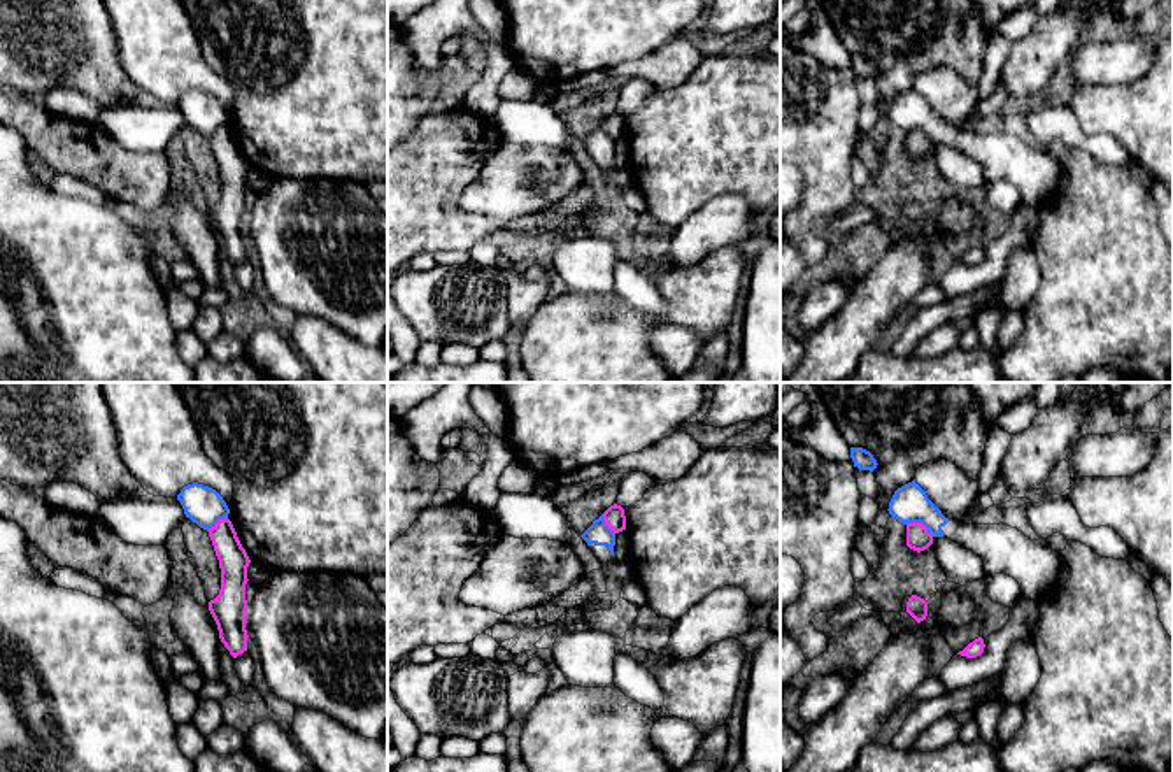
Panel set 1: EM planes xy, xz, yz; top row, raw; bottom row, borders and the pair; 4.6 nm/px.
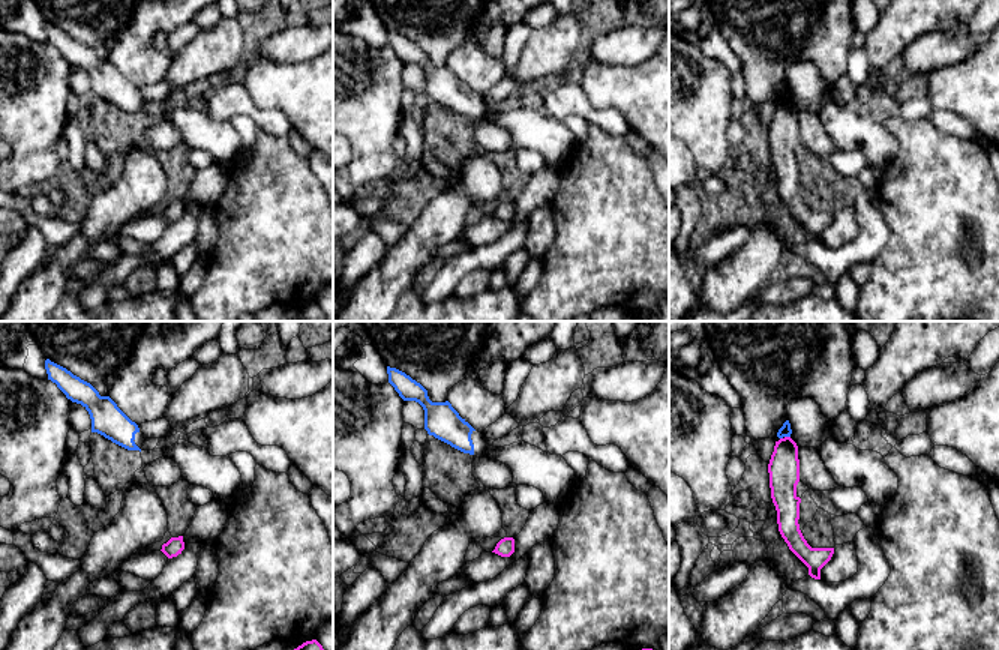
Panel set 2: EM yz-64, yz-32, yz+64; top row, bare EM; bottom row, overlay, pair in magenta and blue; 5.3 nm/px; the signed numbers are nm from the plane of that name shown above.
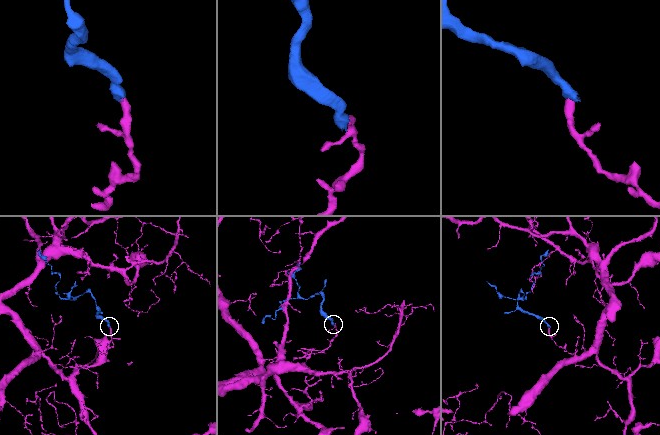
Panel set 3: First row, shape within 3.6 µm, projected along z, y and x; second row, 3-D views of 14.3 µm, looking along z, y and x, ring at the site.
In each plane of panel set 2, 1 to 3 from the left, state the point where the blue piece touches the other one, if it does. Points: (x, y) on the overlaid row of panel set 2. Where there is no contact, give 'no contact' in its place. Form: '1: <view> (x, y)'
1: no contact
2: no contact
3: yz+64 (788, 437)

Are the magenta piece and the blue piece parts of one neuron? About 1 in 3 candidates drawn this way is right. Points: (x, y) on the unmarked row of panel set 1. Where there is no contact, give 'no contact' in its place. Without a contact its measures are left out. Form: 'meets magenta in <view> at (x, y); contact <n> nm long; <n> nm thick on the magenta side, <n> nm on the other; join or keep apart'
meets magenta in yz at (921, 130); contact 140 nm long; 110 nm thick on the magenta side, 170 nm on the other; keep apart

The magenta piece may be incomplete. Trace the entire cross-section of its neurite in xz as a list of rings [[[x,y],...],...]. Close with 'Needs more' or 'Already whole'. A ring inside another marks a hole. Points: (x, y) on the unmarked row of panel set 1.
[[[617,111],[610,112],[605,119],[603,119],[603,126],[605,132],[614,139],[619,140],[622,137],[626,137],[626,123],[624,123],[624,116]]]. Already whole

